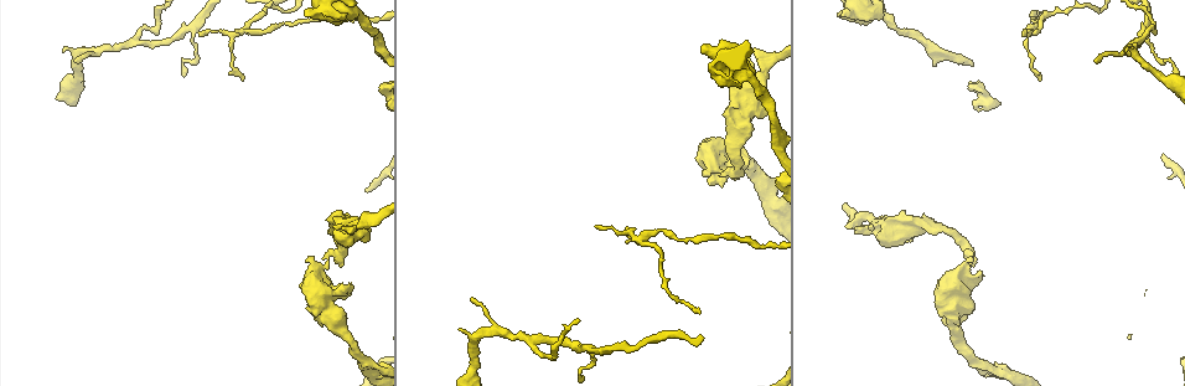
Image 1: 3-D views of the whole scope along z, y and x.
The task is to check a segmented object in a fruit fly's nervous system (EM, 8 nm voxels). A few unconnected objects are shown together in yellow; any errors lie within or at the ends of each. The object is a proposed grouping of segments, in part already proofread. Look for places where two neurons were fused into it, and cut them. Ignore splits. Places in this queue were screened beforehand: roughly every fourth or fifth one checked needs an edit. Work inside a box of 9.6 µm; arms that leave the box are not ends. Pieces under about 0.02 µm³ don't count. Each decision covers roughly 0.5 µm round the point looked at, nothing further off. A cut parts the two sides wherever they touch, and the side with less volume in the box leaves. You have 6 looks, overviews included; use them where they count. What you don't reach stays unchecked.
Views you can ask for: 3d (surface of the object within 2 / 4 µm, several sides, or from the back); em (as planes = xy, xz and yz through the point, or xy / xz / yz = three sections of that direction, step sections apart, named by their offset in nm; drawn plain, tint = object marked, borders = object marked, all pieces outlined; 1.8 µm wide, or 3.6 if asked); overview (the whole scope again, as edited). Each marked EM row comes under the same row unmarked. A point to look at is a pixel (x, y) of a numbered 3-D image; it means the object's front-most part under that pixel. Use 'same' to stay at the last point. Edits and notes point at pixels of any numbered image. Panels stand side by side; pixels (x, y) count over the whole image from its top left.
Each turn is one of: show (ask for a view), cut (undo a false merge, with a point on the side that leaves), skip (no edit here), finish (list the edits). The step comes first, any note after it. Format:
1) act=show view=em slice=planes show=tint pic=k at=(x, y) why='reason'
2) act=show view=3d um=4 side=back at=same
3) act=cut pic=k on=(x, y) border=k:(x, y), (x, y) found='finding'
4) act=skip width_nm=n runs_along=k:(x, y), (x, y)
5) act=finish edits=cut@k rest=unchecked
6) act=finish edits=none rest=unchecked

act=show view=3d um=4 pic=1 at=(340, 17) why='thick turns thin'

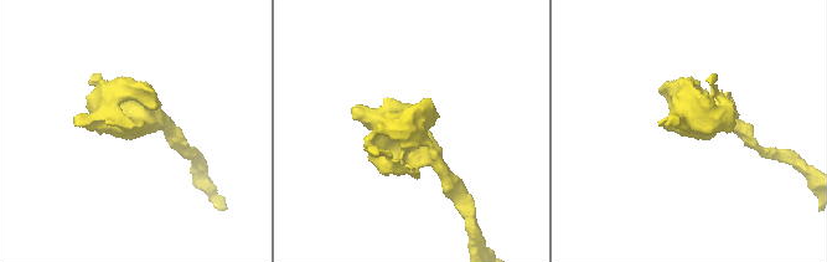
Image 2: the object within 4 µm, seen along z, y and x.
act=show view=em slice=planes show=borders pic=2 at=(134, 127)

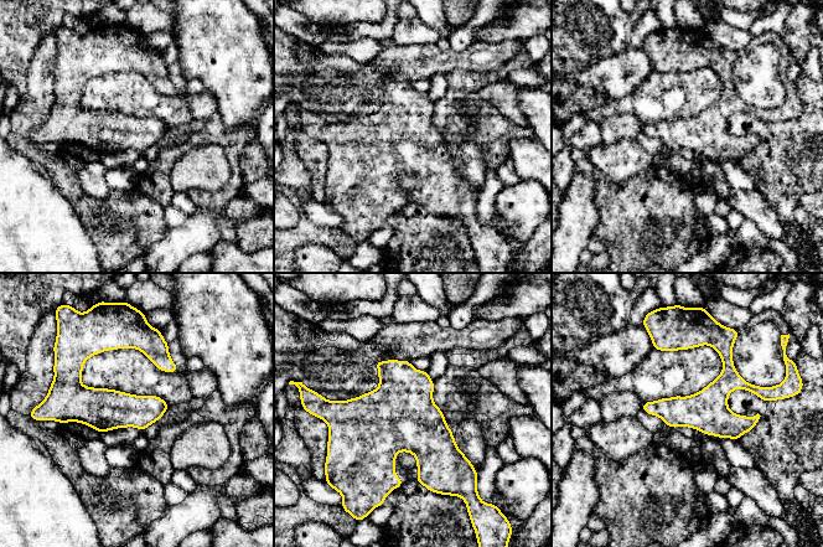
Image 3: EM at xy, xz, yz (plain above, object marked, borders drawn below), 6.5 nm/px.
act=skip found='all the same neuron'

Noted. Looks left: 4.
act=show view=em slice=planes show=borders pic=1 at=(645, 240) why='abrupt turn'

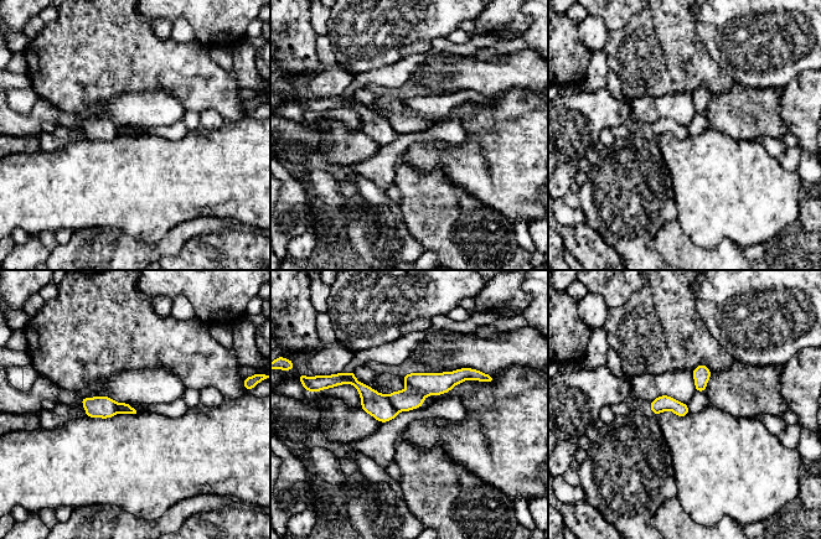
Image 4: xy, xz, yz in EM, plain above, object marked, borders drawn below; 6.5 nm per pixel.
act=cut pic=4 on=(419, 385) border=4:(387, 397), (397, 411) found='two neurons meet here'

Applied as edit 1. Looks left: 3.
act=show view=overview

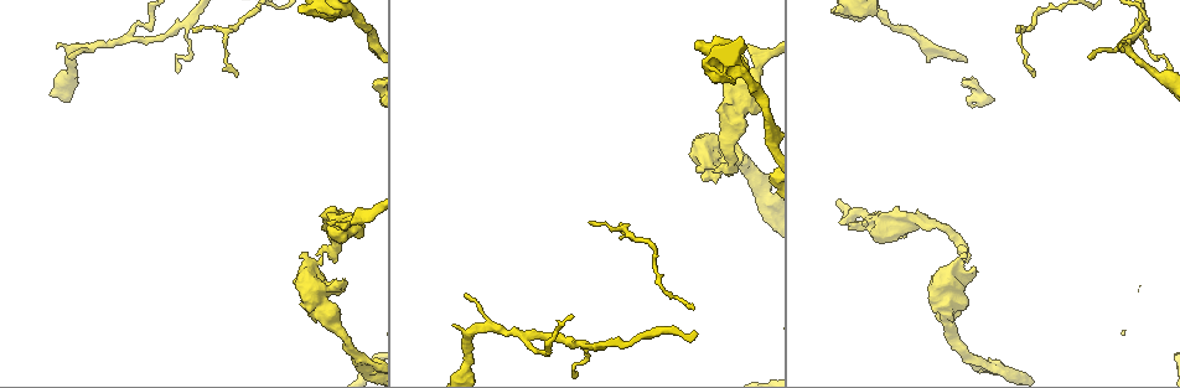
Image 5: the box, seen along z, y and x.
act=show view=em um=3.6 slice=xz step=16 show=tint pic=5 at=(717, 170) why='abrupt turn'

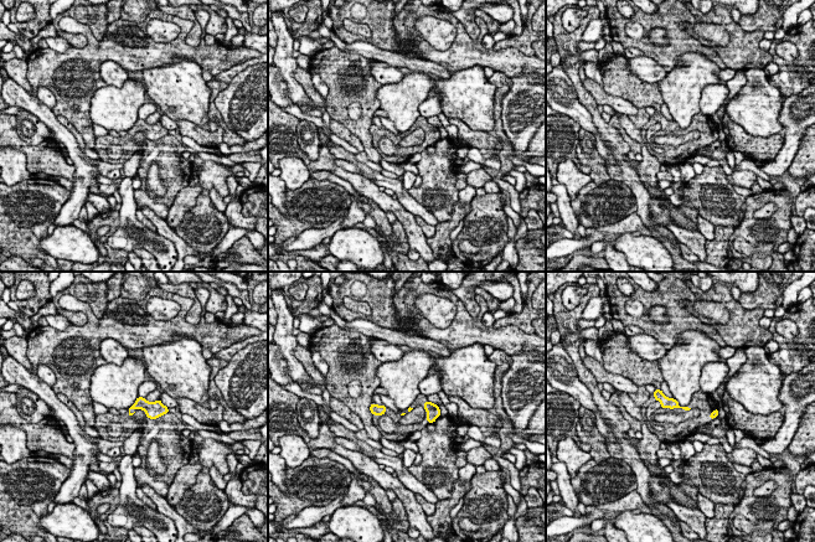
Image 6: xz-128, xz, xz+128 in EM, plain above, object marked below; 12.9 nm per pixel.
act=skip found='one neuron here'

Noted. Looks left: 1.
act=finish edits=cut@4 rest=unchecked

